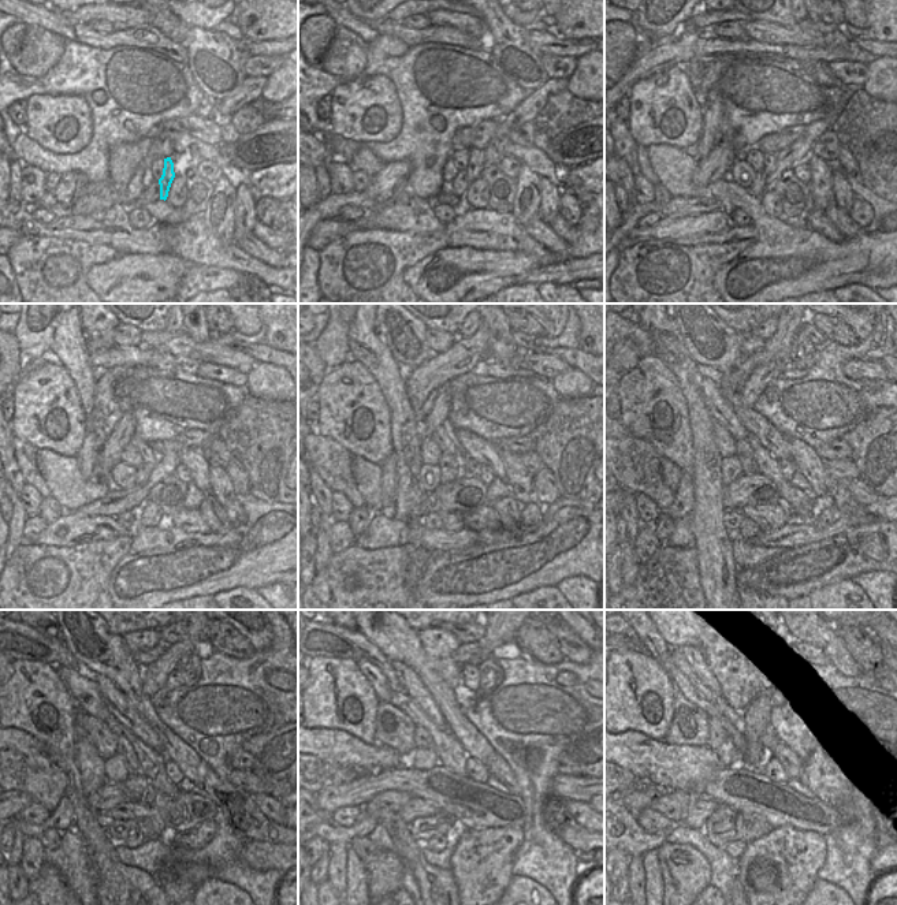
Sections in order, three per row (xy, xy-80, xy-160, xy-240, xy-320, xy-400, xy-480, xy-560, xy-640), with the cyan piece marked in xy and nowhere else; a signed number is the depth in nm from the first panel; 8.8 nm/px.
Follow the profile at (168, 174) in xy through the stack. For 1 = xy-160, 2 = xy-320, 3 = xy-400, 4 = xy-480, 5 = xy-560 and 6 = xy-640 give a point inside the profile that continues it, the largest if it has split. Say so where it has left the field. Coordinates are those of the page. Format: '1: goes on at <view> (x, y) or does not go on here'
1: goes on at xy-160 (769, 157)
2: goes on at xy-320 (439, 435)
3: goes on at xy-400 (717, 403)
4: goes on at xy-480 (85, 693)
5: goes on at xy-560 (384, 692)
6: goes on at xy-640 (651, 639)

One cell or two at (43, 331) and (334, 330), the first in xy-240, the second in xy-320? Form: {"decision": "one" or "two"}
{"decision": "one"}

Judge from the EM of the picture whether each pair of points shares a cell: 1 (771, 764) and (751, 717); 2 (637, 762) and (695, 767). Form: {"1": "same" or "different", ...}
{"1": "different", "2": "same"}

